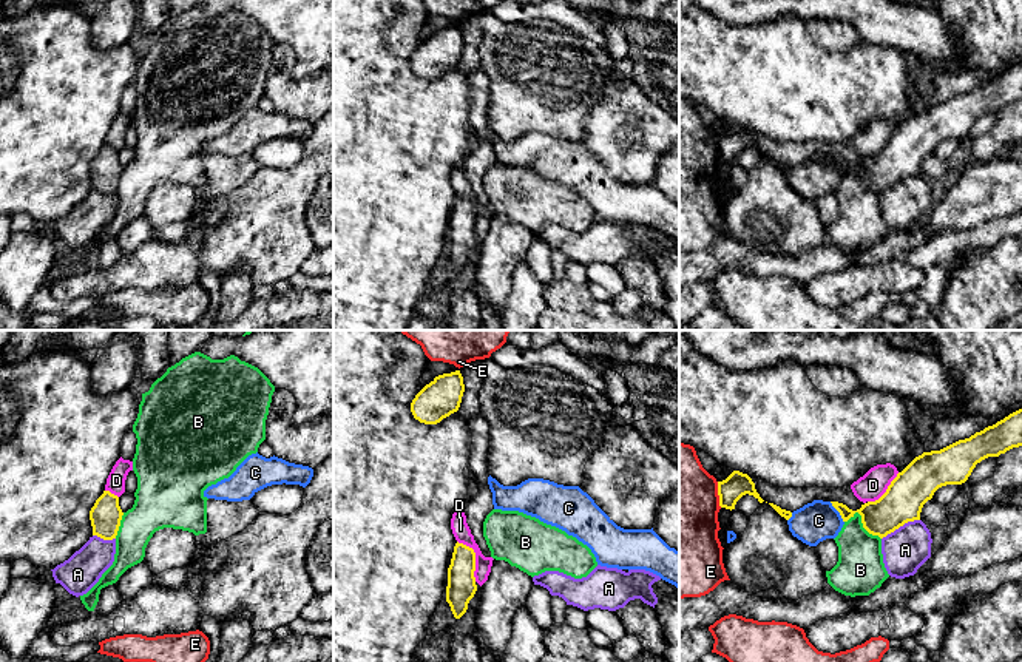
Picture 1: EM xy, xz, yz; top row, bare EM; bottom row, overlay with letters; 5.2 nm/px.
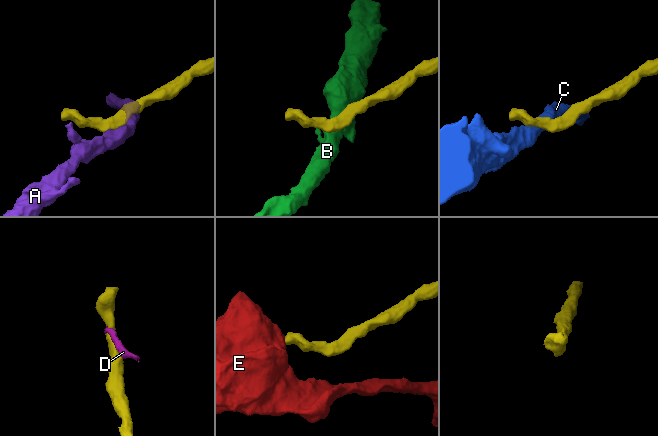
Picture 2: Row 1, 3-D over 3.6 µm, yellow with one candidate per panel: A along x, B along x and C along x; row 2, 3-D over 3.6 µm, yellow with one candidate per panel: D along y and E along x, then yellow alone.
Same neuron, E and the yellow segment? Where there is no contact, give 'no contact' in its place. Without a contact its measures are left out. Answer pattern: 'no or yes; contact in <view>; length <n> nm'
no; contact in yz; length 140 nm

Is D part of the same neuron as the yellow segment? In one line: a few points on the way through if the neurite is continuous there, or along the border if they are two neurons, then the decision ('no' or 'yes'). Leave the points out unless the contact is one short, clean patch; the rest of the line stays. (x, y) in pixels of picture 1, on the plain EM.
no

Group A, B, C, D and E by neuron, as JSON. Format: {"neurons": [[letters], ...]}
{"neurons": [["A"], ["B"], ["C"], ["D"], ["E"]]}

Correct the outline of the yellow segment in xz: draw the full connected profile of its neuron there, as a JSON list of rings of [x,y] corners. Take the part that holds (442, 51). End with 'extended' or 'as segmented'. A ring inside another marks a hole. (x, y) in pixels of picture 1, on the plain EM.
[[[460,25],[435,31],[412,54],[411,66],[425,79],[437,79],[457,66],[465,46]]]; as segmented

